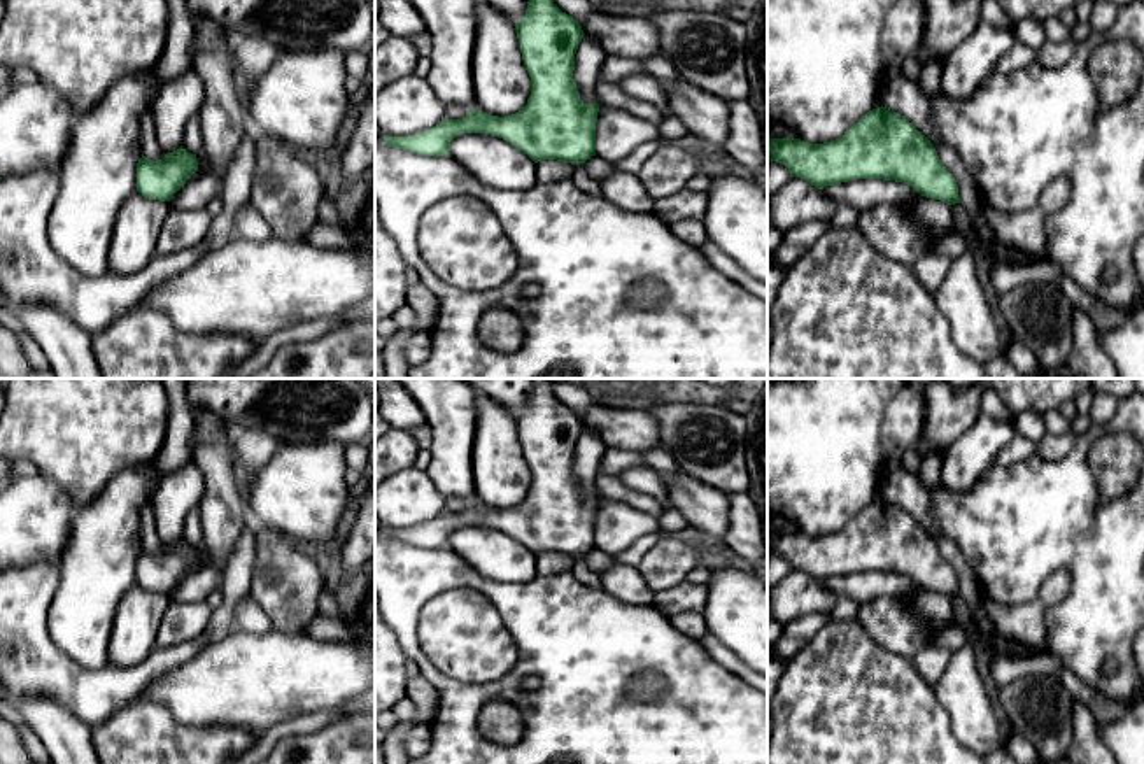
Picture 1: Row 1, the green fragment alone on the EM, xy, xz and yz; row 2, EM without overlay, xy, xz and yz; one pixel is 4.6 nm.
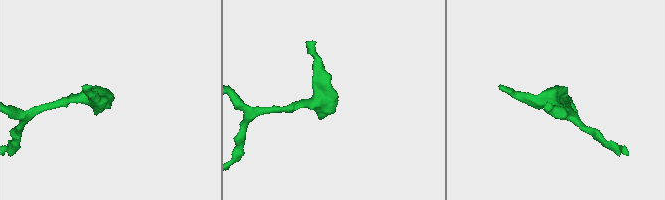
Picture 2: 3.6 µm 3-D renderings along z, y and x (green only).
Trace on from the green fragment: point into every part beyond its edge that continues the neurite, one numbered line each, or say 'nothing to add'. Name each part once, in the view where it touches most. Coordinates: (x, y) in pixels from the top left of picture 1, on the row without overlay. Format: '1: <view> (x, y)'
nothing to add

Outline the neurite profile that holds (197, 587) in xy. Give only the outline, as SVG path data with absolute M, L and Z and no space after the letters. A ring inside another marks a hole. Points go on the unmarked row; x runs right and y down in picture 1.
M205 564L200 571L180 580L168 596L177 603L203 603L215 589L221 589L221 580L221 571Z

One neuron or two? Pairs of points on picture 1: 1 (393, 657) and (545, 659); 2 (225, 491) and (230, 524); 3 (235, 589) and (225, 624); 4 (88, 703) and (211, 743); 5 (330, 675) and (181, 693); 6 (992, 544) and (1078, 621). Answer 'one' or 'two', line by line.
1: two
2: one
3: one
4: two
5: one
6: one

